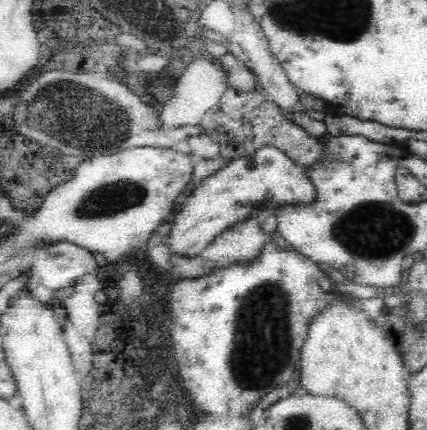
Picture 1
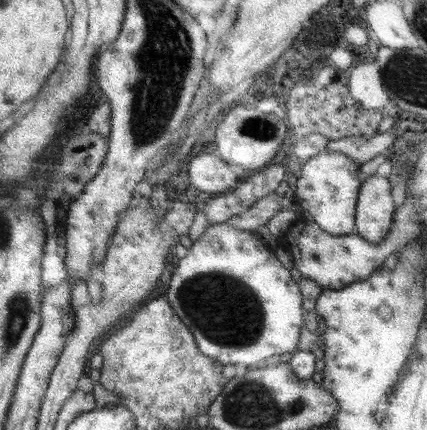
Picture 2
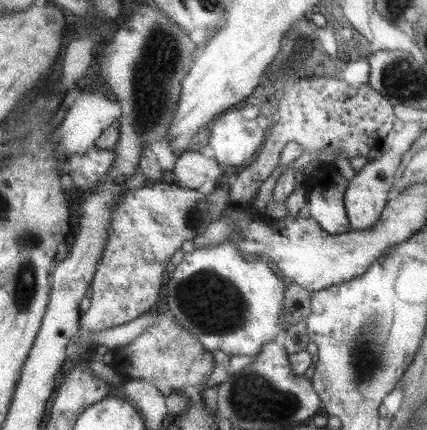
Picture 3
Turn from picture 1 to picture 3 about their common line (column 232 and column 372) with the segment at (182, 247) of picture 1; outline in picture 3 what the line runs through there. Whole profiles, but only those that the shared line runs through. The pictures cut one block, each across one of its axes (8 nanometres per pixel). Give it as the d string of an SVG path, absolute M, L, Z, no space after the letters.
M385 146L385 150L387 152L383 152L379 158L369 160L359 172L355 172L355 176L347 184L347 190L343 194L343 206L345 206L347 218L349 218L353 230L367 230L367 228L375 226L385 204L389 202L389 198L393 194L391 188L395 184L395 172L403 164L403 156L393 152L389 146Z

